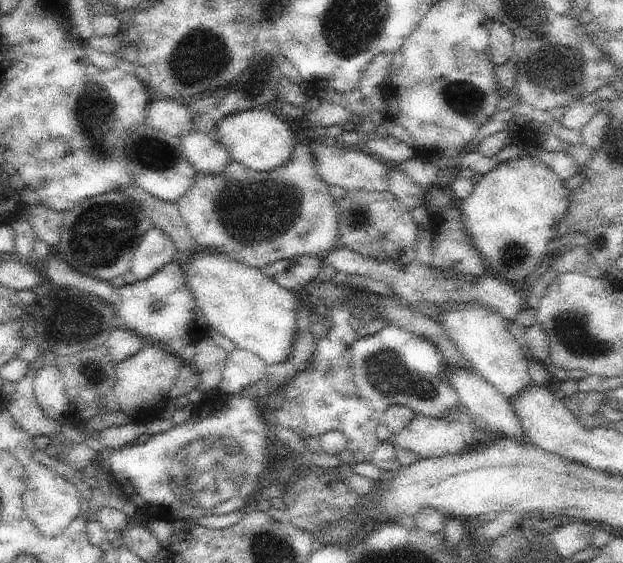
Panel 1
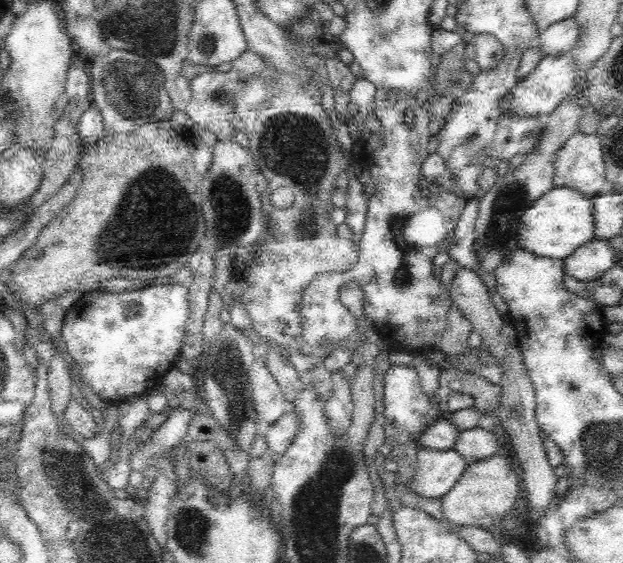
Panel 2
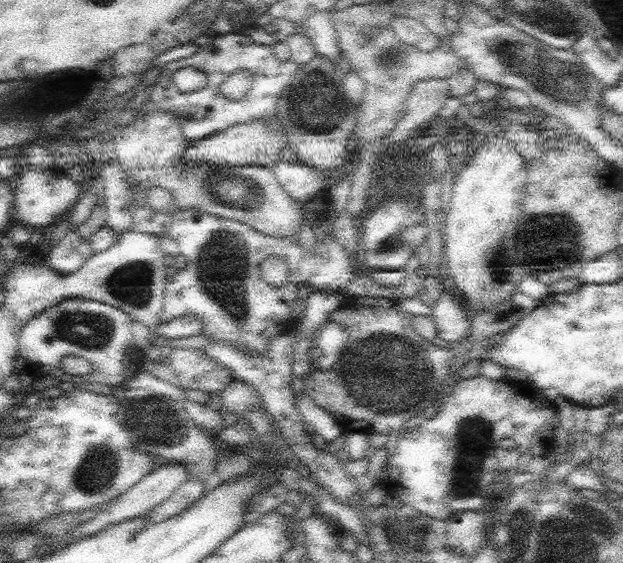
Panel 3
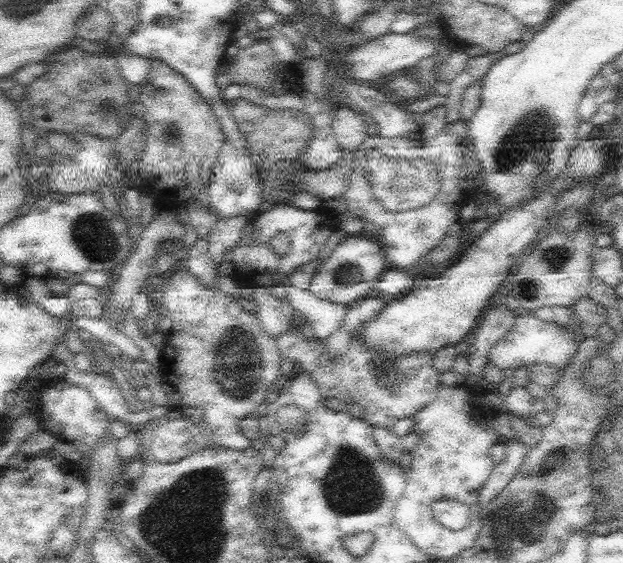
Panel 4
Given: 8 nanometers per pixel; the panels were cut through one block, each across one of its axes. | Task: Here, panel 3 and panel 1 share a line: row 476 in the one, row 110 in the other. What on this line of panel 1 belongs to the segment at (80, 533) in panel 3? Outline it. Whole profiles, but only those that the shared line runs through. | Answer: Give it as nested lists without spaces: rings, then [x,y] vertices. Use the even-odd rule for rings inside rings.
[[[167,98],[147,100],[145,124],[177,138],[185,136],[187,132],[193,132],[193,118],[187,104]]]

